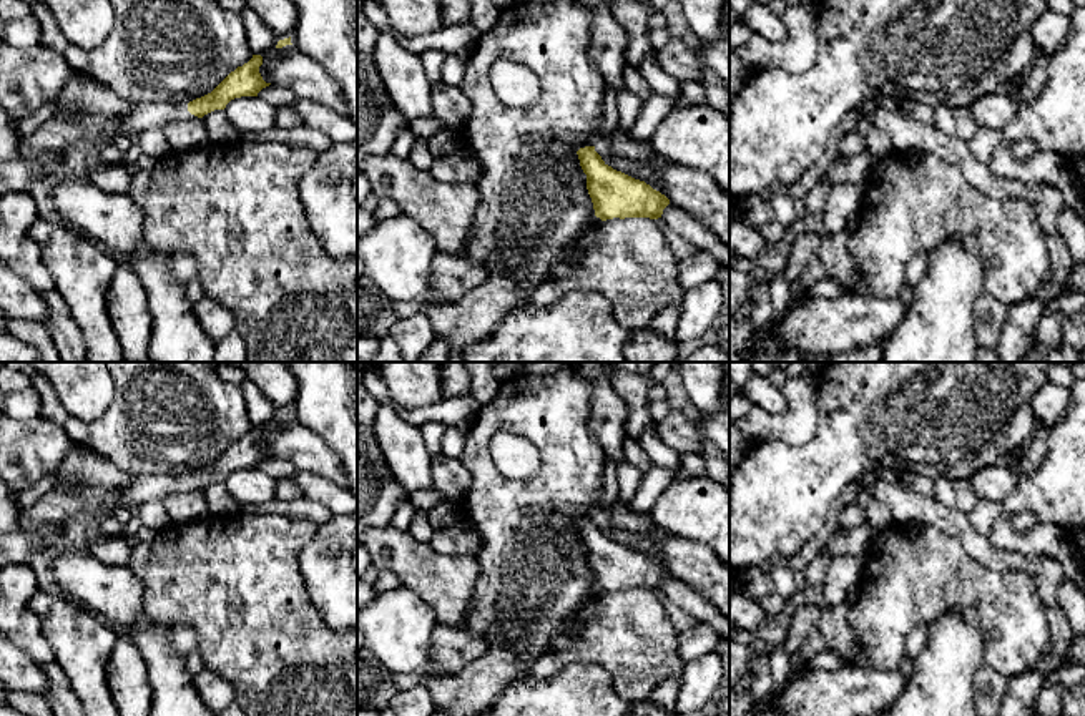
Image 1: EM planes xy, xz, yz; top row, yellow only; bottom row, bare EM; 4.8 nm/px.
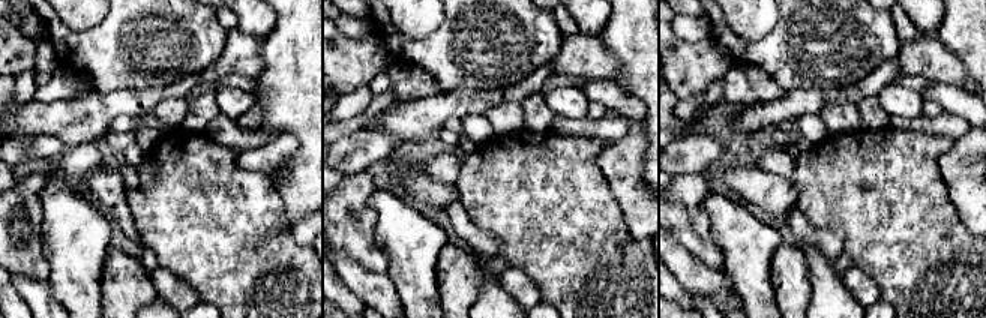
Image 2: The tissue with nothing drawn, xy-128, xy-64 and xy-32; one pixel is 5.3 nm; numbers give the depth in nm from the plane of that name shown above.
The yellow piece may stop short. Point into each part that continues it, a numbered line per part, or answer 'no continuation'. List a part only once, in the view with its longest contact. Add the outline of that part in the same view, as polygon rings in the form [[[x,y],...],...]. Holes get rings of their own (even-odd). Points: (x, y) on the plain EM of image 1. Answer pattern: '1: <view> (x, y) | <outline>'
1: xy (142, 489) | [[[136,475],[130,485],[115,488],[115,505],[136,508],[148,500],[164,500],[171,493],[191,488],[186,475]]]

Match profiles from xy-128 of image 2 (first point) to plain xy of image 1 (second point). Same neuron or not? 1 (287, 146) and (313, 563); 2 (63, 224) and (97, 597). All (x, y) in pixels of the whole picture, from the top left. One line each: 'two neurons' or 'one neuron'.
1: one neuron
2: two neurons

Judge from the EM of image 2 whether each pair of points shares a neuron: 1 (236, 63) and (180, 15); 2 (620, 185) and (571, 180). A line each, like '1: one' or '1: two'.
1: two
2: two

